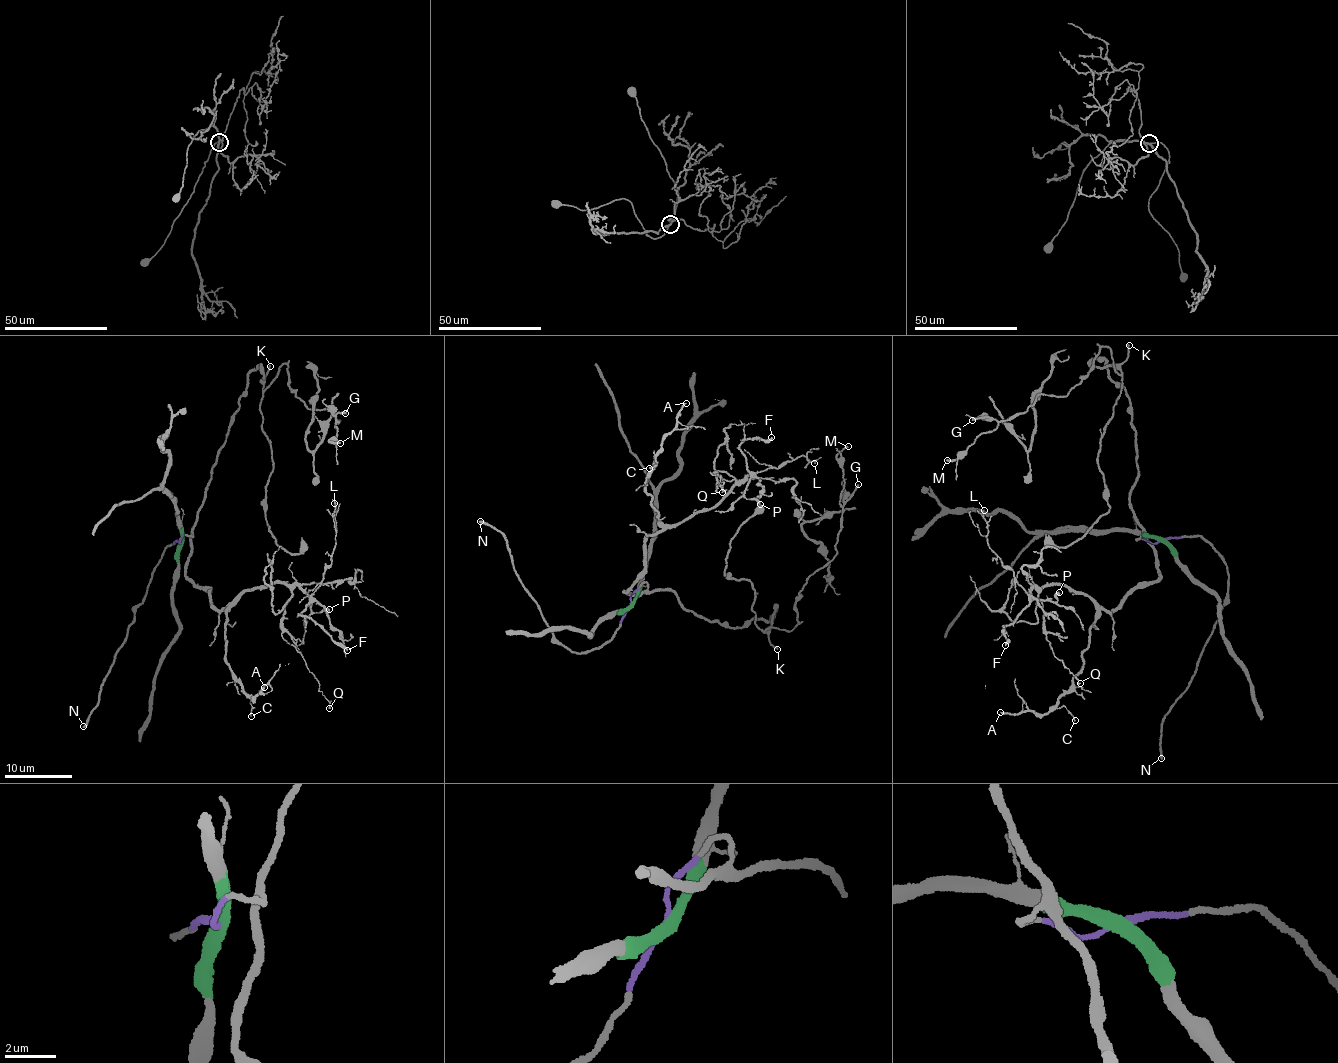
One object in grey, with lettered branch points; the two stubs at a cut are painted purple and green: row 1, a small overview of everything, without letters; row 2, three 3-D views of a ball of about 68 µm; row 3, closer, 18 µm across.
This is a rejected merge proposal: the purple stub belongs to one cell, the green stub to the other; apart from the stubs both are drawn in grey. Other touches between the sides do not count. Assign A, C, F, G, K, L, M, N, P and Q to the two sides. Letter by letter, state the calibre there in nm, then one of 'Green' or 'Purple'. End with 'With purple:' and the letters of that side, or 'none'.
A: Thickness 190 nm. Purple
C: Thickness 100 nm. Purple
F: Thickness 190 nm. Purple
G: Thickness 220 nm. Purple
K: Thickness 200 nm. Purple
L: Thickness 90 nm. Purple
M: Thickness 180 nm. Purple
N: Thickness 280 nm. Purple
P: Thickness 280 nm. Purple
Q: Thickness 100 nm. Purple
With purple: A, C, F, G, K, L, M, N, P, Q

